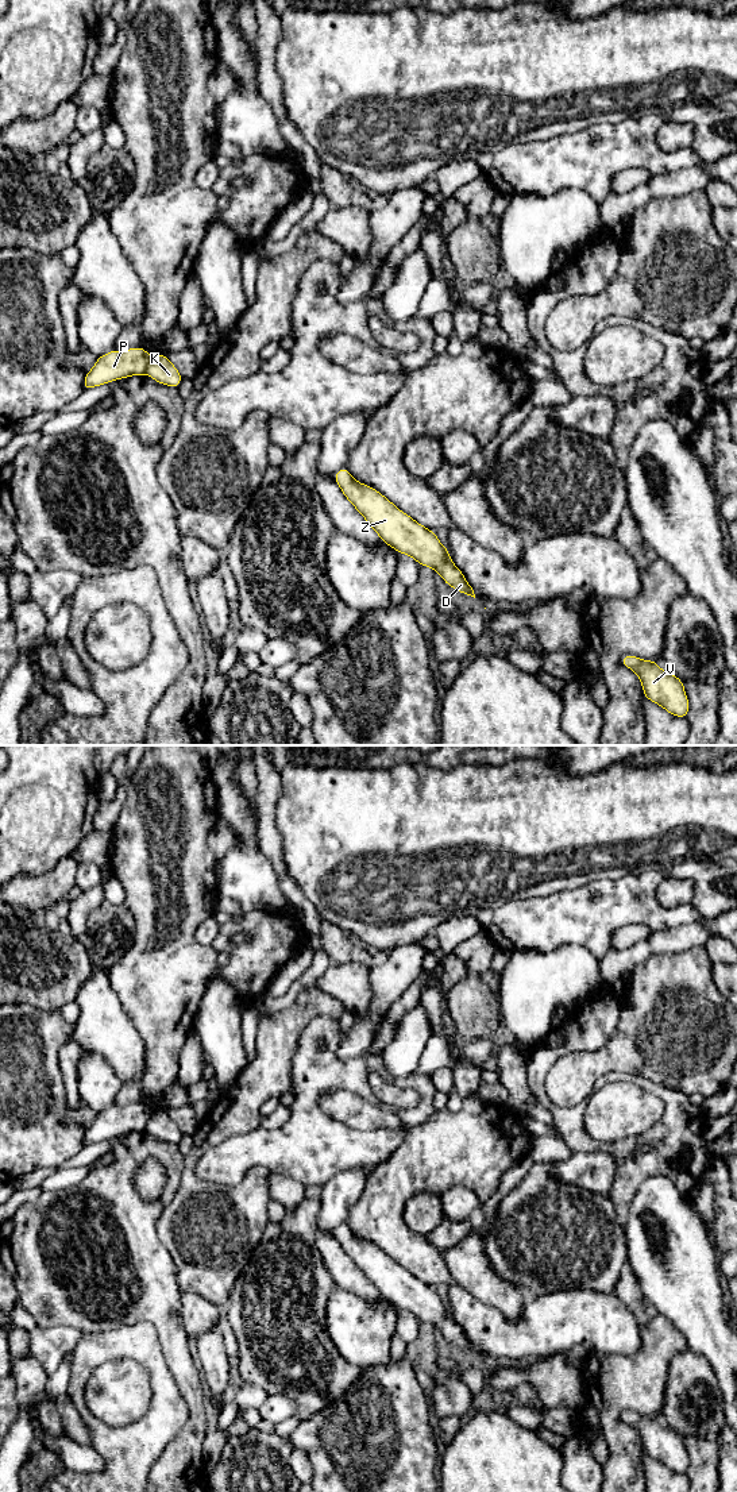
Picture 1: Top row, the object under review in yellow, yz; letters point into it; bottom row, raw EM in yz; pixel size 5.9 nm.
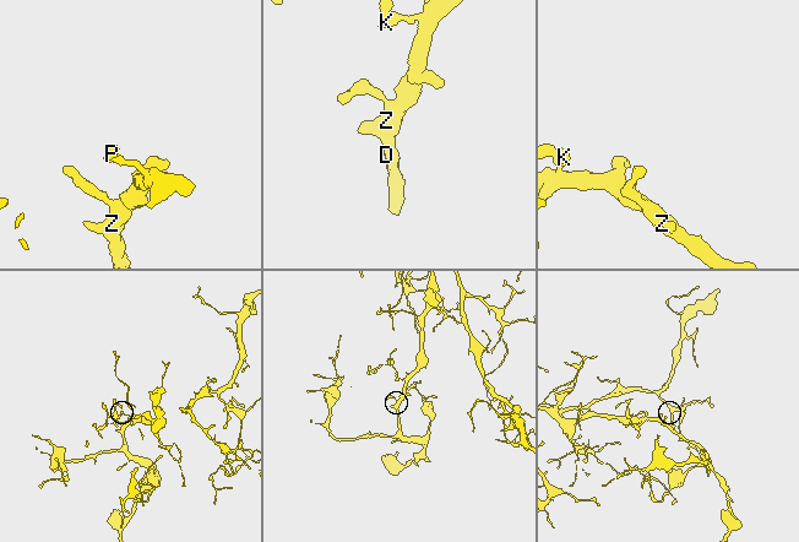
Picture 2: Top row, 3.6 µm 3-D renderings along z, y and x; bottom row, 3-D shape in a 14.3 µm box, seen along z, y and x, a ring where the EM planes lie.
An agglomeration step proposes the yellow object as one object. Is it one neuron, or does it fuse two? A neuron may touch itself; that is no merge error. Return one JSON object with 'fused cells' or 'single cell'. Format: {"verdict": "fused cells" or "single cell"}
{"verdict": "fused cells"}

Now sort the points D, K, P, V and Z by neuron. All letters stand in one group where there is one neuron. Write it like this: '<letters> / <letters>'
D K V Z / P

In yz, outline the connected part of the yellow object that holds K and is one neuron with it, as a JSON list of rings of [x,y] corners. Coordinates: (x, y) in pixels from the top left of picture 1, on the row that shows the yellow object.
[[[166,354],[151,356],[144,374],[151,377],[158,383],[171,388],[178,388],[182,382],[182,375],[169,361]]]

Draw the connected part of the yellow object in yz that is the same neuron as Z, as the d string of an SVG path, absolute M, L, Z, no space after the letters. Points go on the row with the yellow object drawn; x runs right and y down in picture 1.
M347 467L336 471L335 481L385 544L412 556L420 566L431 567L458 593L475 598L471 585L433 531L404 513L374 487L358 482Z

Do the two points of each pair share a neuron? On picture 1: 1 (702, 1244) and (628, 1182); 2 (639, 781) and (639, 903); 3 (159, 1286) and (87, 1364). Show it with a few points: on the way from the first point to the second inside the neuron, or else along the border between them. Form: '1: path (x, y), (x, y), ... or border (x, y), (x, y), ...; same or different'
1: border (666, 1175), (649, 1175), (640, 1184), (626, 1219); different
2: border (667, 871), (648, 870), (621, 876); different
3: border (154, 1326), (147, 1322), (134, 1322), (92, 1333); different

